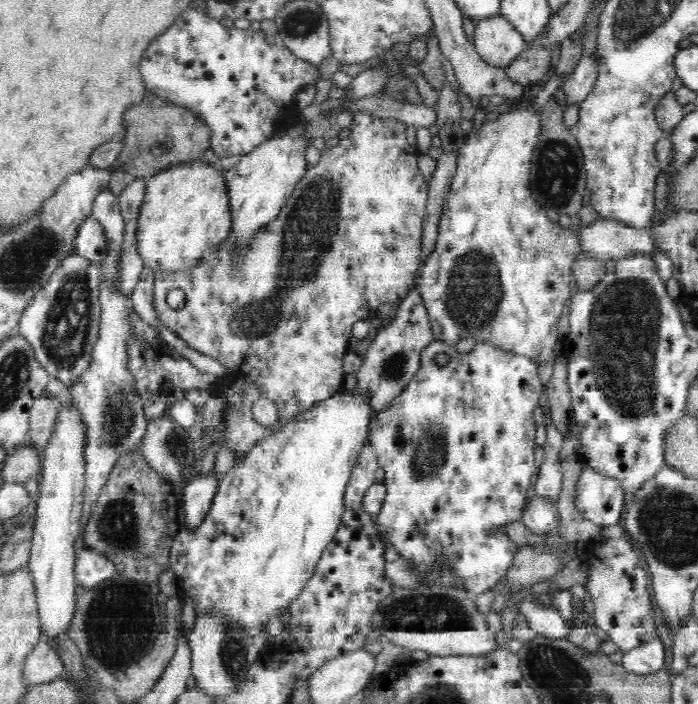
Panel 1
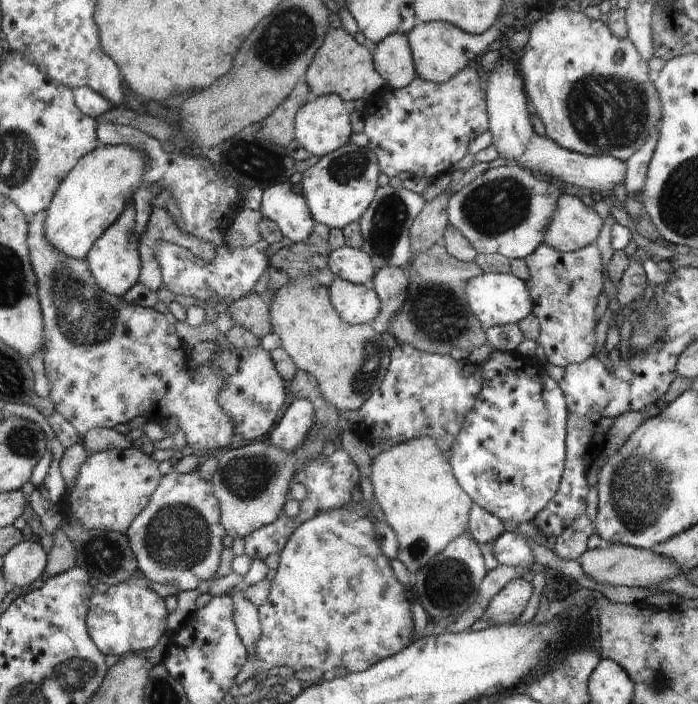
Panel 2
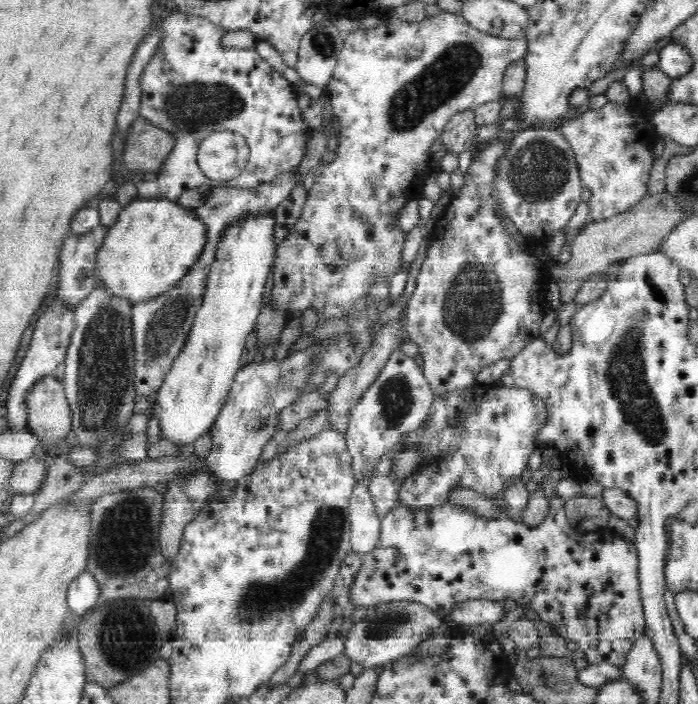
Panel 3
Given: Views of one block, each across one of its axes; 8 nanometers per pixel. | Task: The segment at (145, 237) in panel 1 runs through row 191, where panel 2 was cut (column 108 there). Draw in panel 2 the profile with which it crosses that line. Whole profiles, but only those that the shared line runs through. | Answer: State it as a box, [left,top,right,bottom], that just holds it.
[45,145,146,259]

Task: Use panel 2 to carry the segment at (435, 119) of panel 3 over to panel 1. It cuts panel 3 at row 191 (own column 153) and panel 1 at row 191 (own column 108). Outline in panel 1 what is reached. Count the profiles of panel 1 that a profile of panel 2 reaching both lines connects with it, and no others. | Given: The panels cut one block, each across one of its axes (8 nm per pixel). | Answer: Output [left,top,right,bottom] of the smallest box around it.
[152,113,428,463]

